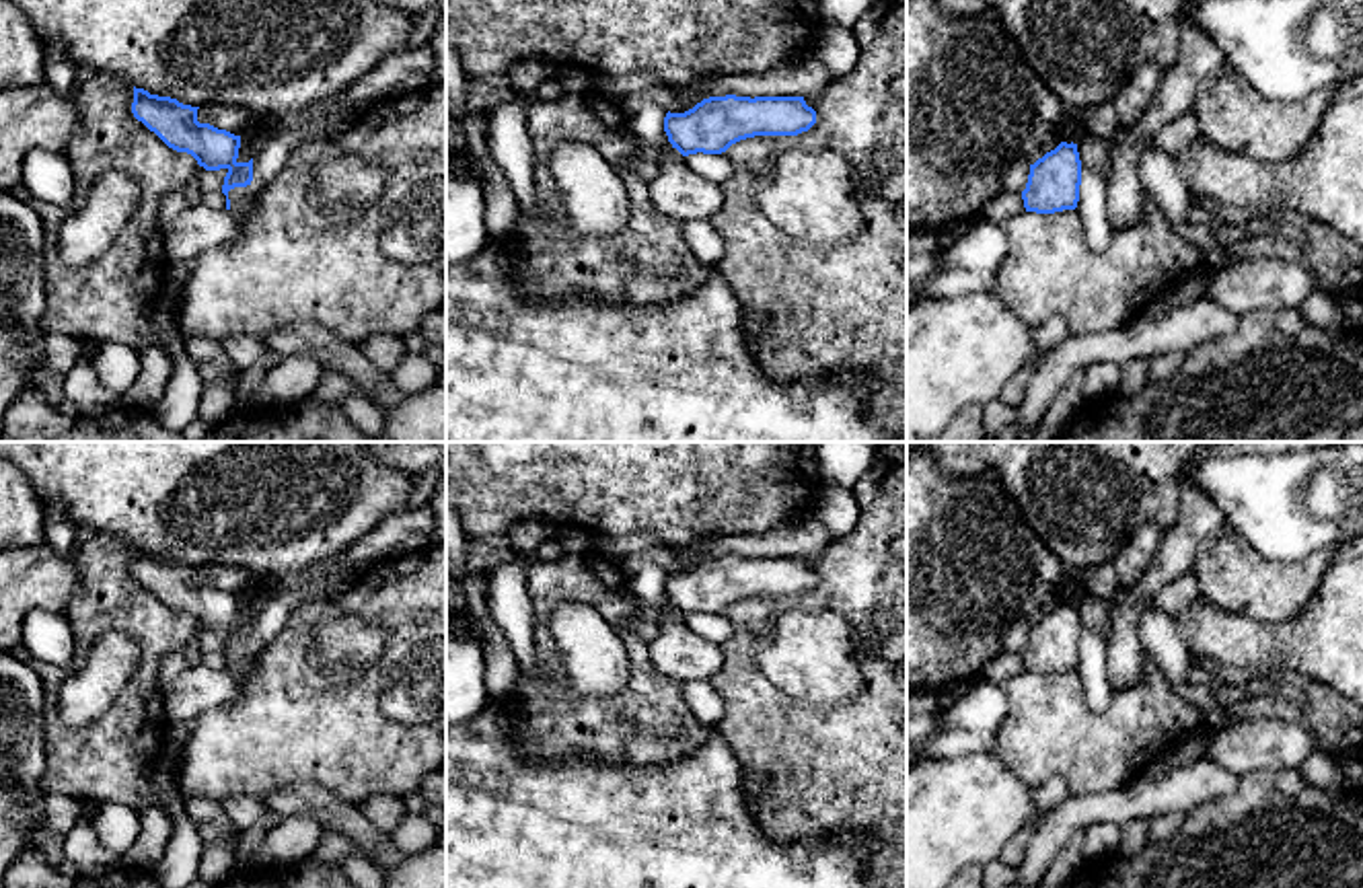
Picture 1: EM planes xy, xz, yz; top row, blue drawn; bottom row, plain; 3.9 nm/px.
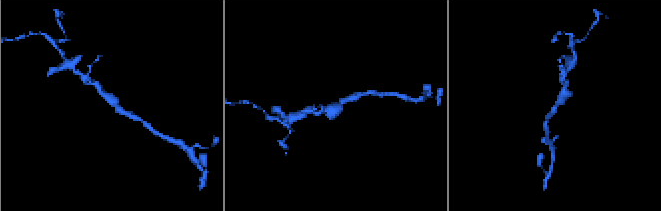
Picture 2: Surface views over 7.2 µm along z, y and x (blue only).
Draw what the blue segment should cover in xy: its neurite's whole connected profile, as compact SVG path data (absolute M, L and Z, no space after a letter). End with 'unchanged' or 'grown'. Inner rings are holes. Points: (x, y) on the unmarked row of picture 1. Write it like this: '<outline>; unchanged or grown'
M134 547L132 574L169 608L191 615L206 631L226 629L222 654L230 670L228 652L253 641L253 619L238 623L241 596L197 582L197 569L171 557L150 555Z; unchanged

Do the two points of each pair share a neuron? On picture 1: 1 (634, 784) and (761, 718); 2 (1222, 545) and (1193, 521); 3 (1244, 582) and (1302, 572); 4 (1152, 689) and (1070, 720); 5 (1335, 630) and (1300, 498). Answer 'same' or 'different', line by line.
1: different
2: different
3: same
4: same
5: different

